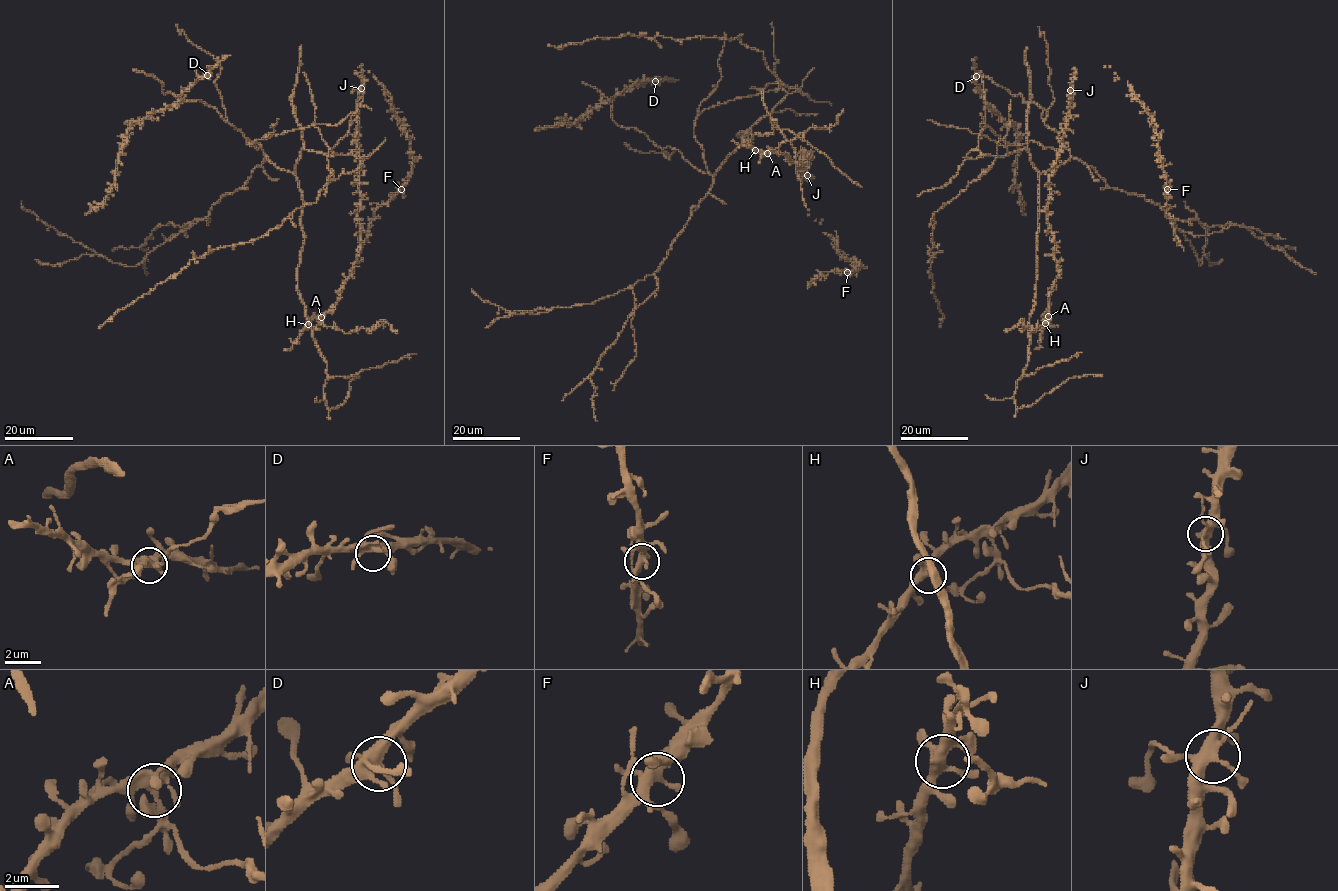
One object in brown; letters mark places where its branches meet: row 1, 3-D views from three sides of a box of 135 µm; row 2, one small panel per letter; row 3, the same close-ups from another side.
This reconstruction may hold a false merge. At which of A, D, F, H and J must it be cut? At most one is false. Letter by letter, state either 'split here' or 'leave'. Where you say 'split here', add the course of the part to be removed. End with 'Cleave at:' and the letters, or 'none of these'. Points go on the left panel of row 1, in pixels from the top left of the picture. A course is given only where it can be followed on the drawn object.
A: split here | (320, 317), (326, 327), (345, 333), (370, 329), (379, 322), (386, 322), (392, 330), (398, 331)
D: leave
F: leave
H: leave
J: leave
Cleave at: A

